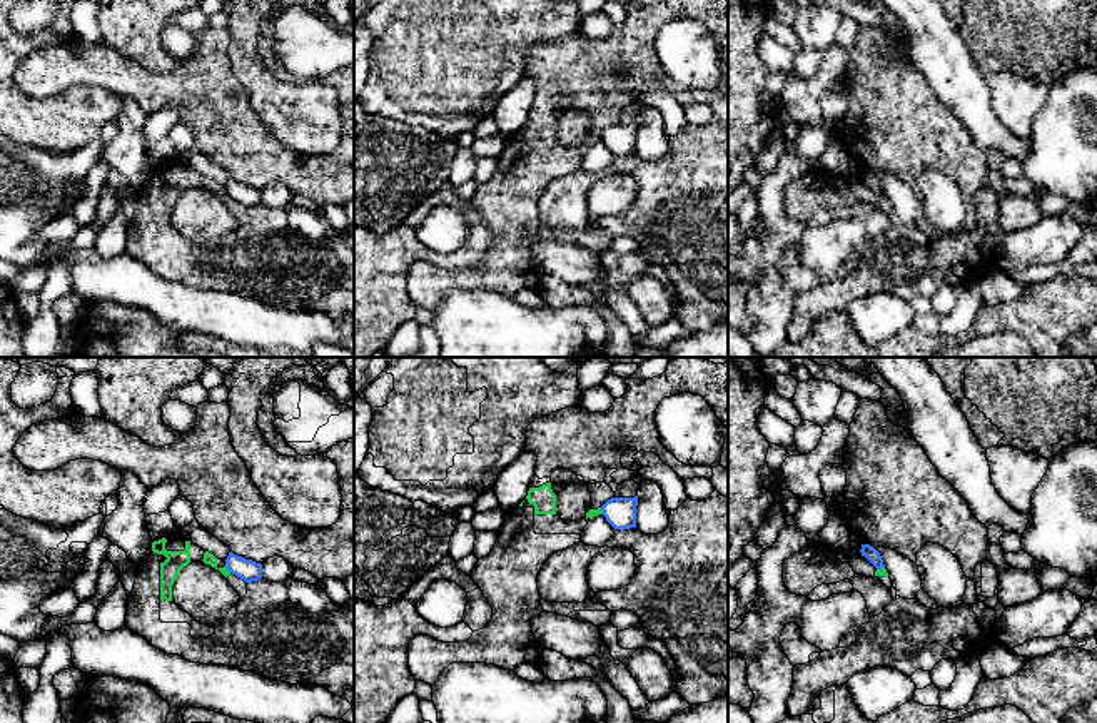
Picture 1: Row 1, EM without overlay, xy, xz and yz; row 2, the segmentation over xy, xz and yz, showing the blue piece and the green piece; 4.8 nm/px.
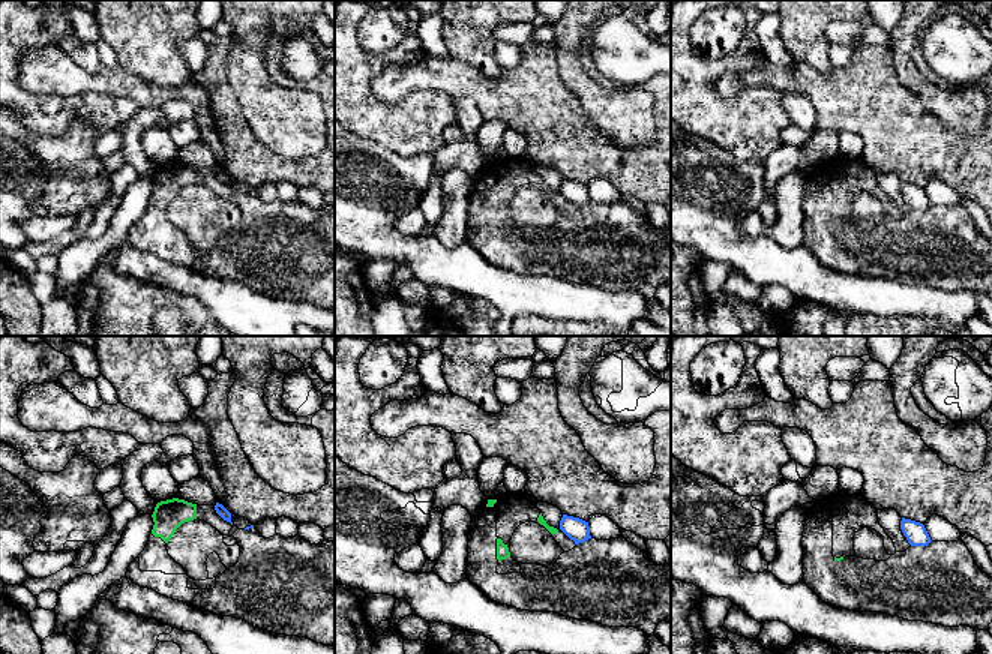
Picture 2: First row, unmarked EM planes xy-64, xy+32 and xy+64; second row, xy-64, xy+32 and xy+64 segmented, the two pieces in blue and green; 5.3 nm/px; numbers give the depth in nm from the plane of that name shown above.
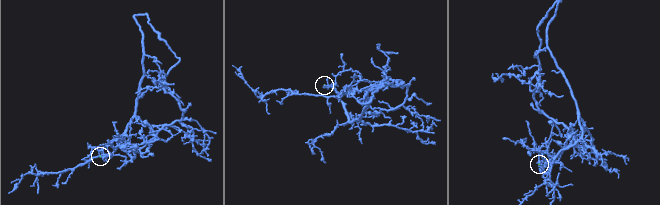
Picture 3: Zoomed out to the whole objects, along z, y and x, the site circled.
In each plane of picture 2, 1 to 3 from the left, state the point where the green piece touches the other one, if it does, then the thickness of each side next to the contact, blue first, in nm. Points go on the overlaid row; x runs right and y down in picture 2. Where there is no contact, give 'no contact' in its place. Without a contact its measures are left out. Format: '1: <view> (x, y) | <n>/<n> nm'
1: no contact
2: no contact
3: no contact

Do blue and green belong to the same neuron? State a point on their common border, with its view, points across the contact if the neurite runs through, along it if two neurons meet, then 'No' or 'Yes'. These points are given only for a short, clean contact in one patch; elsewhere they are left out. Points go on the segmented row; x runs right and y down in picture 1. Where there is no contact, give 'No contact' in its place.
Touches blue at xy (227, 568). Boundary: xy (226, 565), (231, 571). No

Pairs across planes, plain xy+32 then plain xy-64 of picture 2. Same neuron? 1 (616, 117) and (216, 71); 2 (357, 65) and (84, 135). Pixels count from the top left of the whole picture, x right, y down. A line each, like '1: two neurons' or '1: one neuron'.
1: two neurons
2: two neurons

